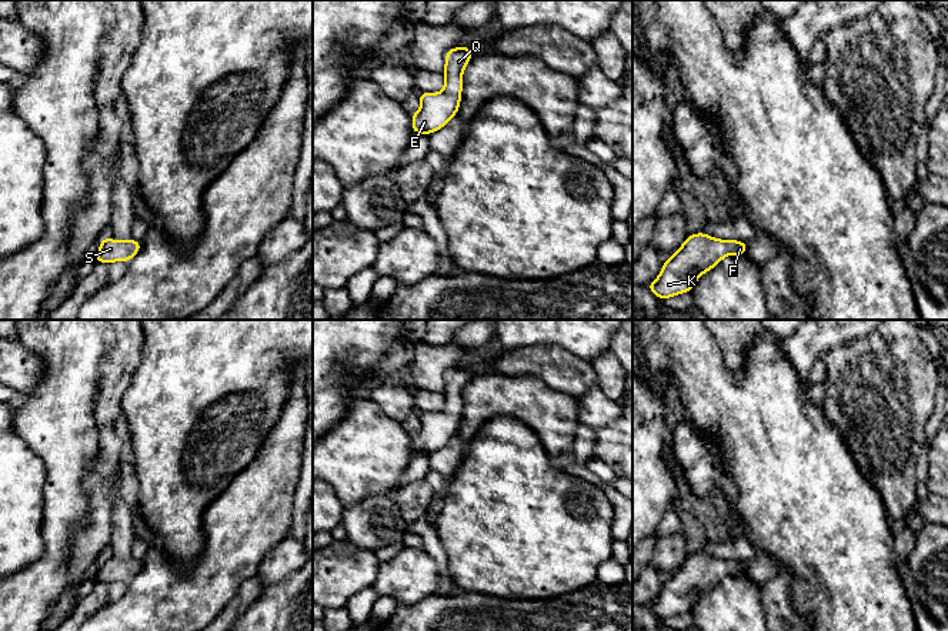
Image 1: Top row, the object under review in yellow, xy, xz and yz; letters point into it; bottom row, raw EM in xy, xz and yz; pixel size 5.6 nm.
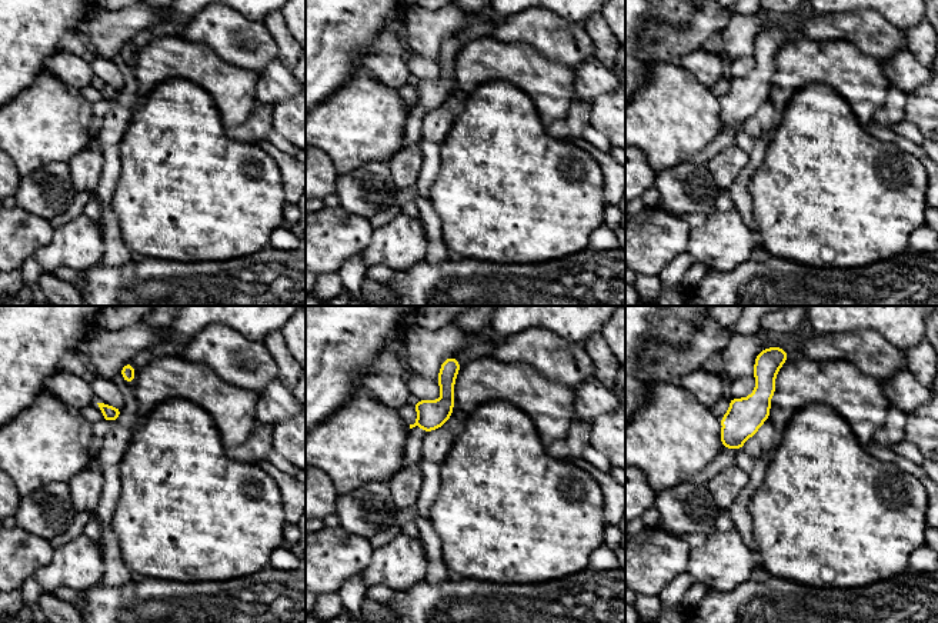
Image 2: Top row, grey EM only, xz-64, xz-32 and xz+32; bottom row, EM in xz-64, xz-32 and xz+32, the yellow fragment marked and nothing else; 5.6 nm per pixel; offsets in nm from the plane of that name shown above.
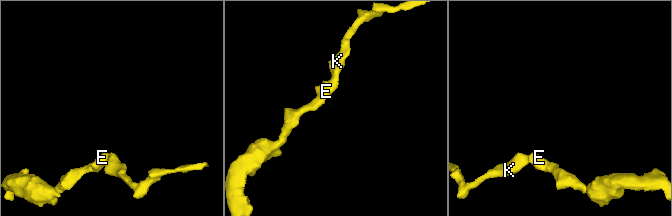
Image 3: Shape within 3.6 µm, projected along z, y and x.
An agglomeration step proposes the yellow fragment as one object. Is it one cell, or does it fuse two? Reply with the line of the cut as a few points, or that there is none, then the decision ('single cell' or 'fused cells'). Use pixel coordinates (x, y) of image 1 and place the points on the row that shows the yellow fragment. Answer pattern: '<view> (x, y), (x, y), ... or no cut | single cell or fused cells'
no cut | single cell

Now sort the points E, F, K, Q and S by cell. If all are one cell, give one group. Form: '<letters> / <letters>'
E F K Q S

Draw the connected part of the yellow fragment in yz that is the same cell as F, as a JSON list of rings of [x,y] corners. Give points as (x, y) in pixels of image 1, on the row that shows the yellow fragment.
[[[705,233],[690,234],[662,264],[660,276],[647,288],[665,300],[692,290],[701,274],[714,268],[725,256],[747,253],[748,243],[720,240]]]

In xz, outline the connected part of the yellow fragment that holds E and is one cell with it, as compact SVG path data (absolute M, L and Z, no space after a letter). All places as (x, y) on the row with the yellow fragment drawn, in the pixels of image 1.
M470 46L450 49L445 53L444 90L438 93L418 93L421 107L411 114L413 134L430 136L447 126L450 118L458 114L461 103L463 70L473 59Z

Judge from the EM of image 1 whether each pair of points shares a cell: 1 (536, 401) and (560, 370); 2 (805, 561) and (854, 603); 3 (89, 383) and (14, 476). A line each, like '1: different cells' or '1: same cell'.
1: different cells
2: same cell
3: different cells

